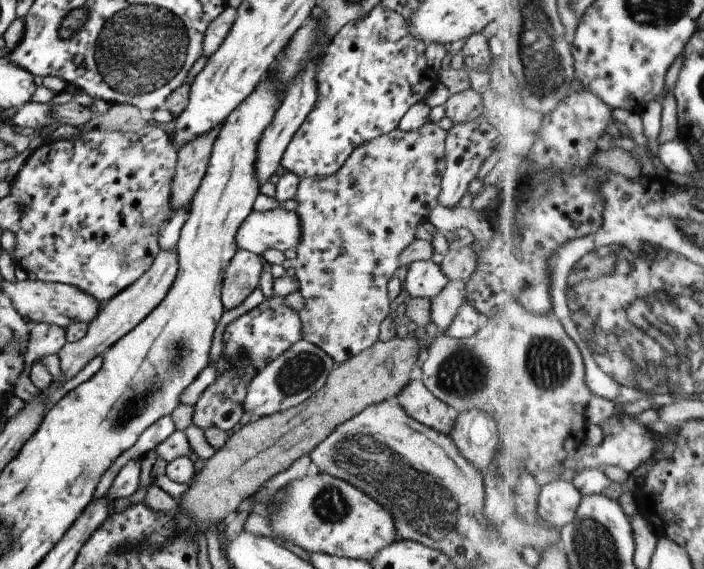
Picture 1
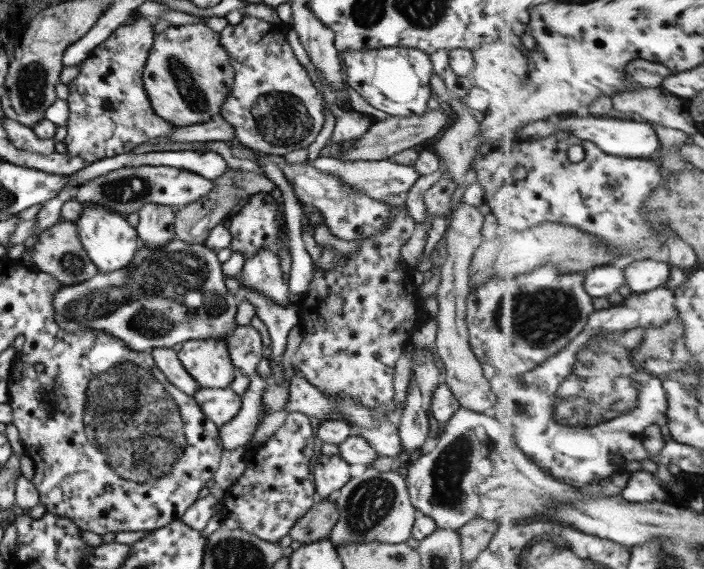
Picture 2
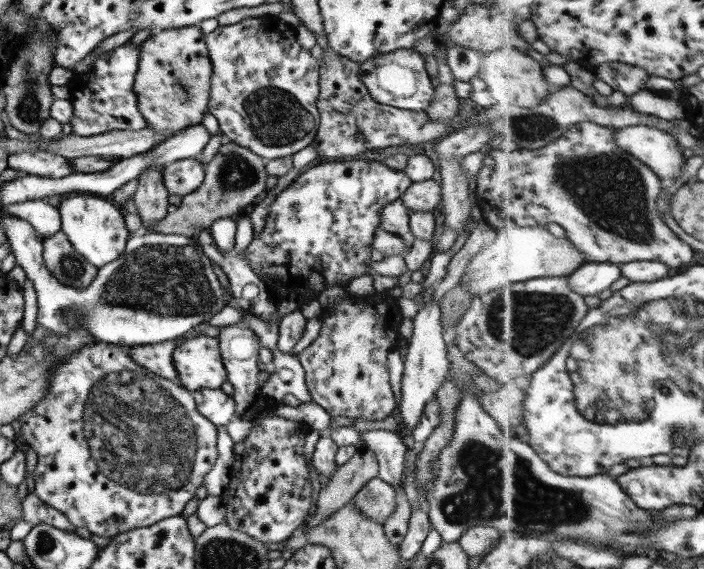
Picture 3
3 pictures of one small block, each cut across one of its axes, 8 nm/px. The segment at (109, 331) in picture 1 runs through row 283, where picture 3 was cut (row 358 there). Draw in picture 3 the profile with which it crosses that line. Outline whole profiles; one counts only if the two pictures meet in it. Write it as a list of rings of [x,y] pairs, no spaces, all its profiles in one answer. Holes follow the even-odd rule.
[[[184,335],[174,338],[174,340],[160,342],[160,344],[132,346],[126,348],[126,350],[128,355],[136,363],[140,363],[142,367],[146,367],[146,369],[162,378],[178,382],[178,371],[174,367],[172,354],[176,348],[177,340],[181,340]]]

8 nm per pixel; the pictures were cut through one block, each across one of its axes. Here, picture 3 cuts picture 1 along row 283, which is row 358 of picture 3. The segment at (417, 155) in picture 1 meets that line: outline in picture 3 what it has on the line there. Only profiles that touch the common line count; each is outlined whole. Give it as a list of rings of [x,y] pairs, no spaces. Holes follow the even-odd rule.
[[[380,294],[358,300],[349,295],[348,301],[340,301],[332,310],[324,310],[322,326],[318,337],[298,355],[305,370],[305,383],[312,402],[322,406],[331,417],[380,421],[386,419],[396,408],[396,398],[390,385],[388,354],[398,347],[401,338],[402,315],[397,299]]]

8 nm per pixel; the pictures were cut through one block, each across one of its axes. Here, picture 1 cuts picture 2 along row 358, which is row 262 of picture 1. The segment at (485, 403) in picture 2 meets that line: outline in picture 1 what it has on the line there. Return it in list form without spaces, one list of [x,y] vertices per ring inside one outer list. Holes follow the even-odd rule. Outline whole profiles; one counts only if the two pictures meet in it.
[[[468,241],[454,244],[439,265],[450,281],[466,282],[476,270],[477,254]]]

